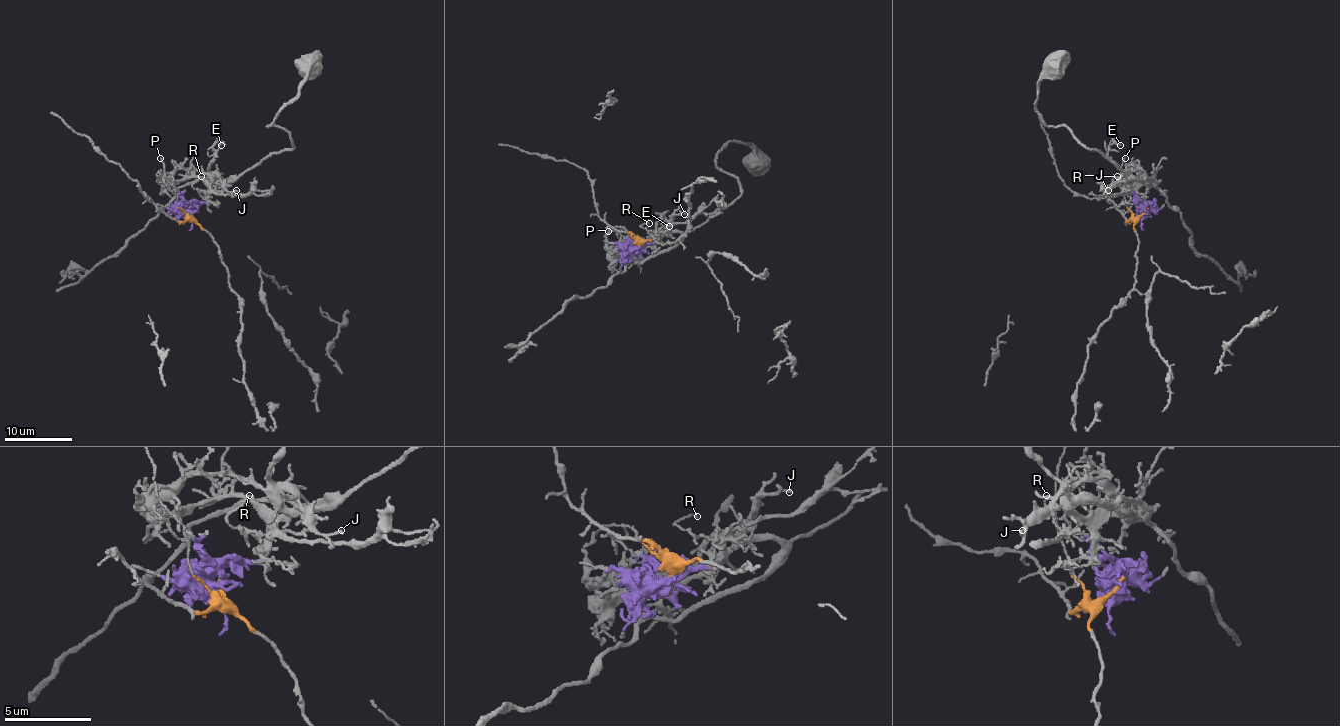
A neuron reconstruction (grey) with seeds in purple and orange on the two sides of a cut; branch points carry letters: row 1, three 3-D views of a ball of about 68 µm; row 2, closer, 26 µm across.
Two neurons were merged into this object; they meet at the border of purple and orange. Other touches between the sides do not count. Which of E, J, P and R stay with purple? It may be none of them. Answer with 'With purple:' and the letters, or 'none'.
With purple: E, J, R

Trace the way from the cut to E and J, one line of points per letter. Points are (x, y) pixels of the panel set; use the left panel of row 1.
E: (189, 211), (194, 201), (206, 199), (213, 184), (208, 166), (215, 156), (215, 142), (221, 145)
J: (189, 211), (194, 201), (205, 201), (206, 193), (218, 184), (223, 183), (228, 191), (237, 189)

